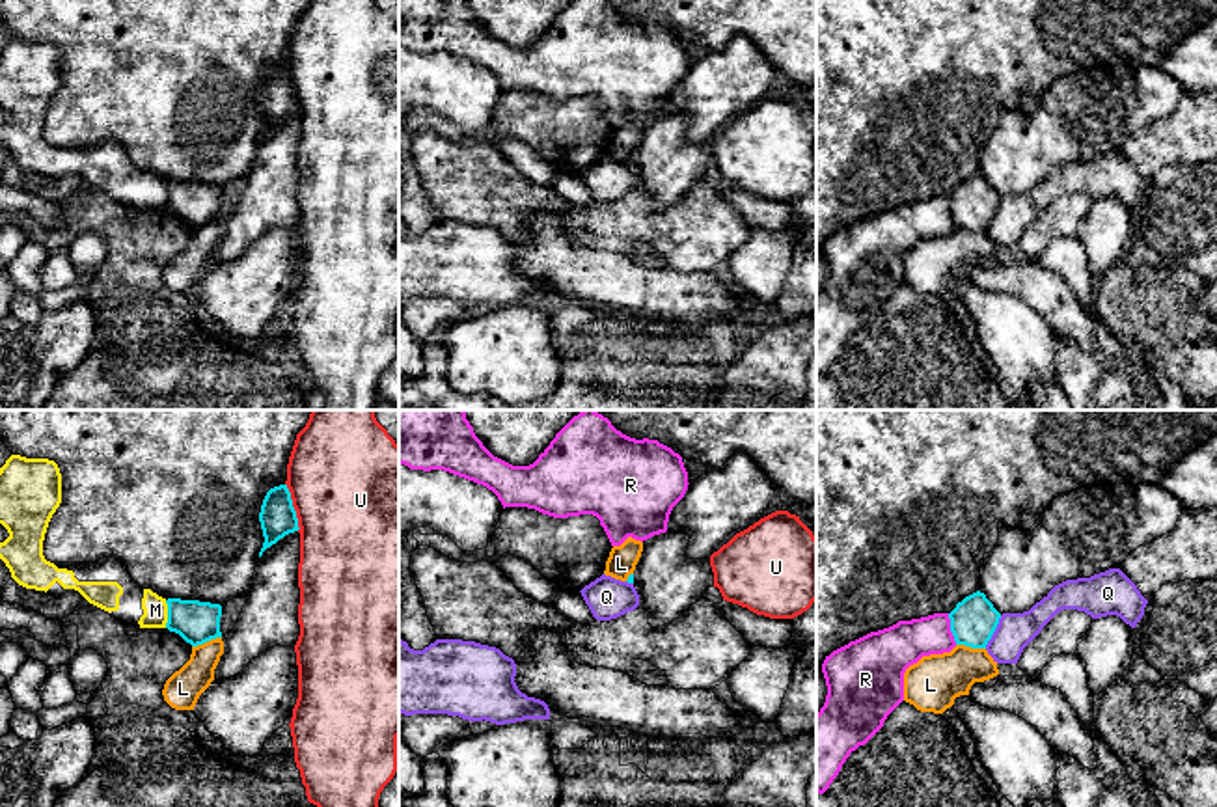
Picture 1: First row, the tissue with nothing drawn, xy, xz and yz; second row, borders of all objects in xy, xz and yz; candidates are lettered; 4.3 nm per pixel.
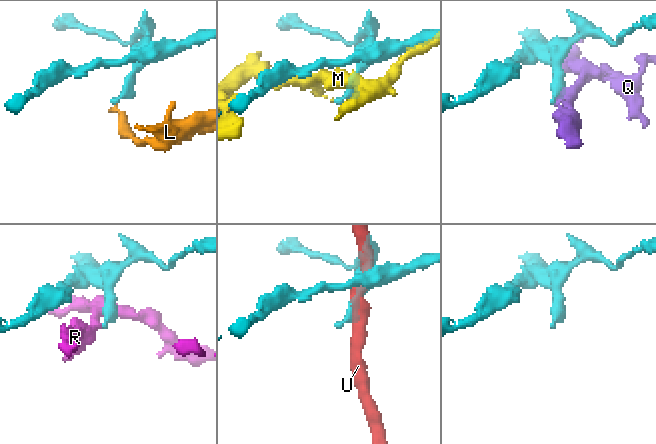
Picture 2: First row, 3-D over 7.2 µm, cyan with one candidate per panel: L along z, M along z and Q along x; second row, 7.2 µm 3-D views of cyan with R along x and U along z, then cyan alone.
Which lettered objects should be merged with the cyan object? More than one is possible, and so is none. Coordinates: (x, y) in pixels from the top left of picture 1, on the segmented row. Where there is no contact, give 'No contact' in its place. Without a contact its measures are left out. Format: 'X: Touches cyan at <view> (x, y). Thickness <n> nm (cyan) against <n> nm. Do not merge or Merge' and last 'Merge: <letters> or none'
L: Touches cyan at xy (205, 642). Thickness 180 nm (cyan) against 160 nm. Do not merge
M: Touches cyan at xy (168, 614). Thickness 180 nm (cyan) against 110 nm. Do not merge
Q: Touches cyan at yz (994, 630). Thickness 200 nm (cyan) against 160 nm. Do not merge
R: Touches cyan at yz (951, 629). Thickness 200 nm (cyan) against 190 nm. Do not merge
U: Touches cyan at xy (293, 507). Thickness 160 nm (cyan) against 500 nm. Do not merge
Merge: none

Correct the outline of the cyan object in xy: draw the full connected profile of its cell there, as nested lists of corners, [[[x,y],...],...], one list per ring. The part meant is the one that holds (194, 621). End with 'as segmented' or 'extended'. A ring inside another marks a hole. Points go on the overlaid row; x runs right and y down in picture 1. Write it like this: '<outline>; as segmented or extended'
[[[168,598],[170,632],[179,634],[192,647],[222,637],[220,617],[222,606],[199,600]]]; as segmented

